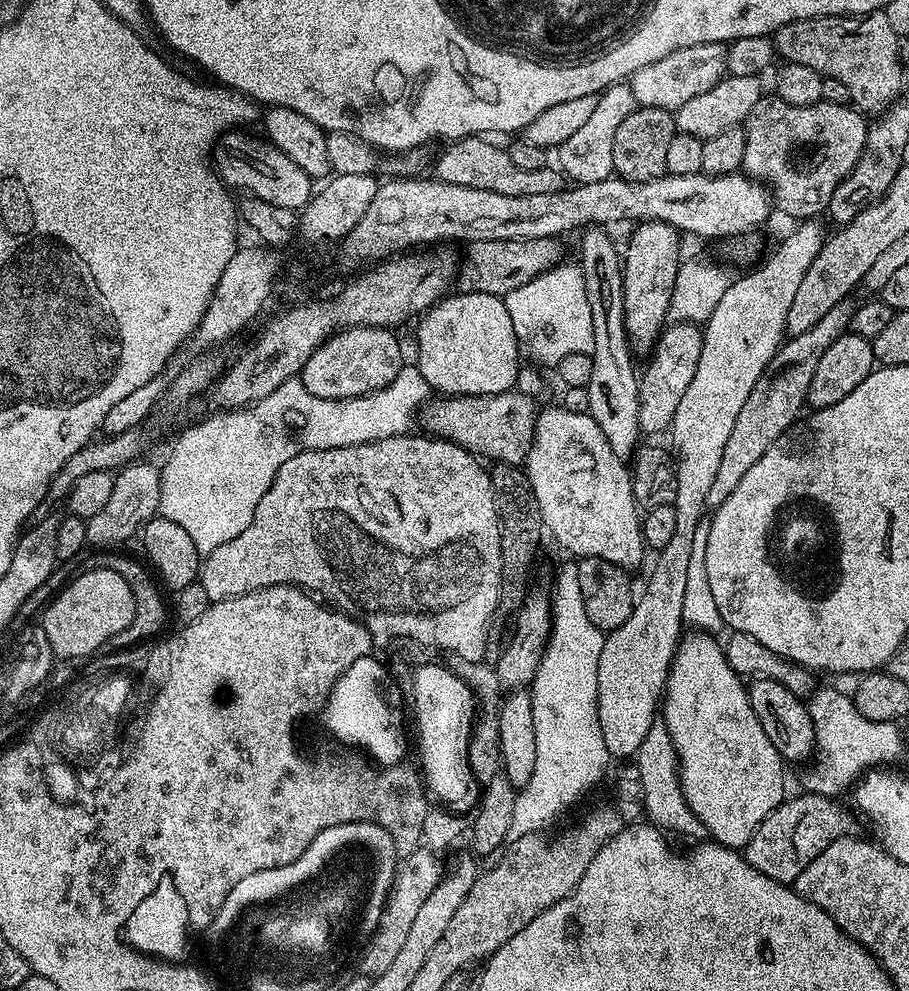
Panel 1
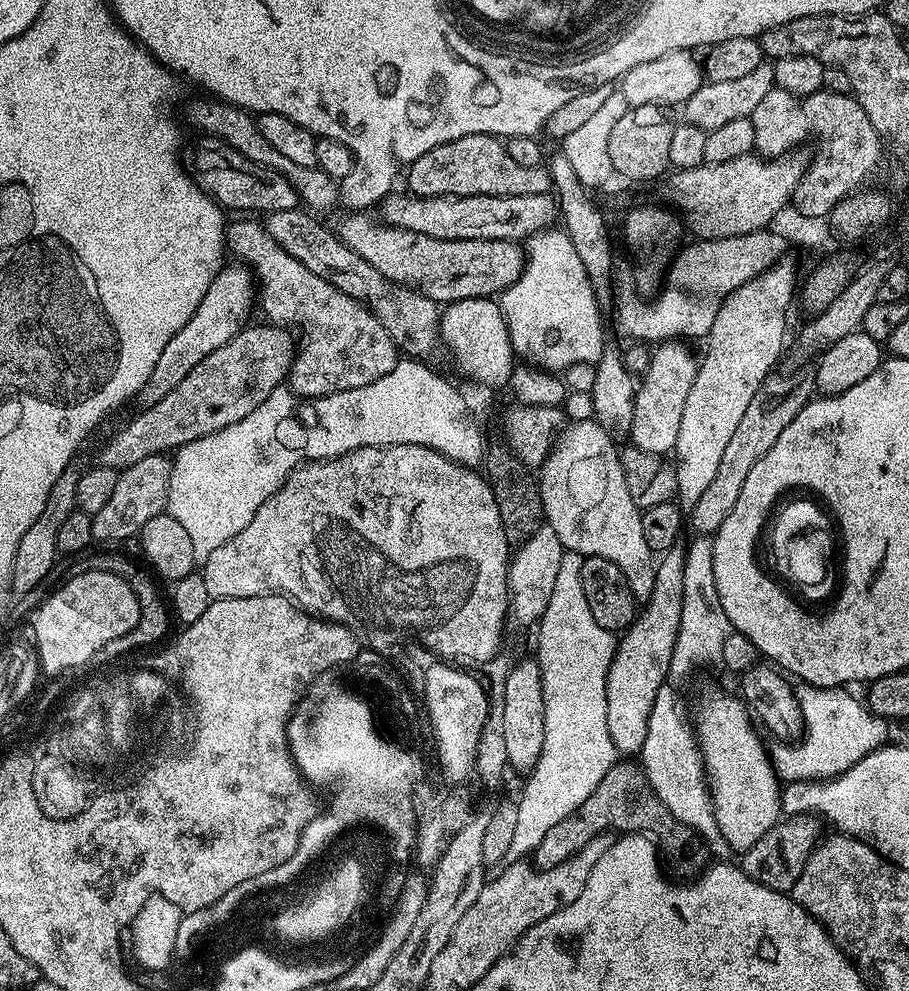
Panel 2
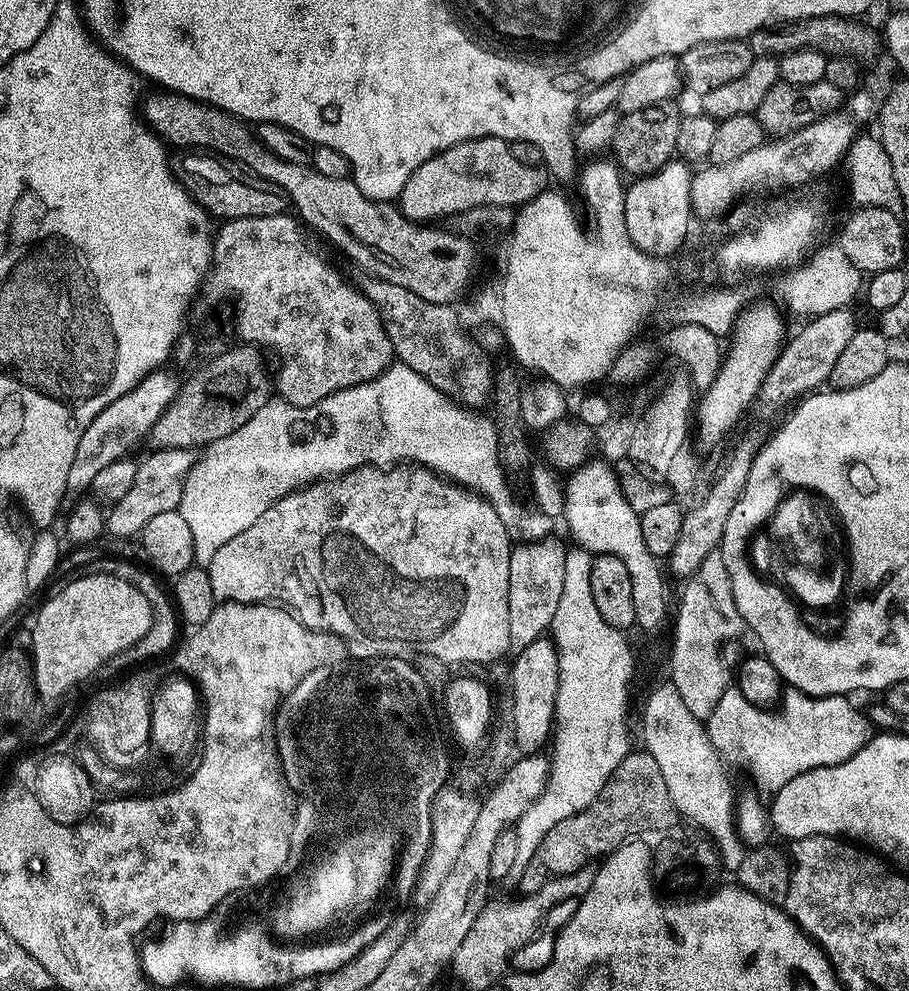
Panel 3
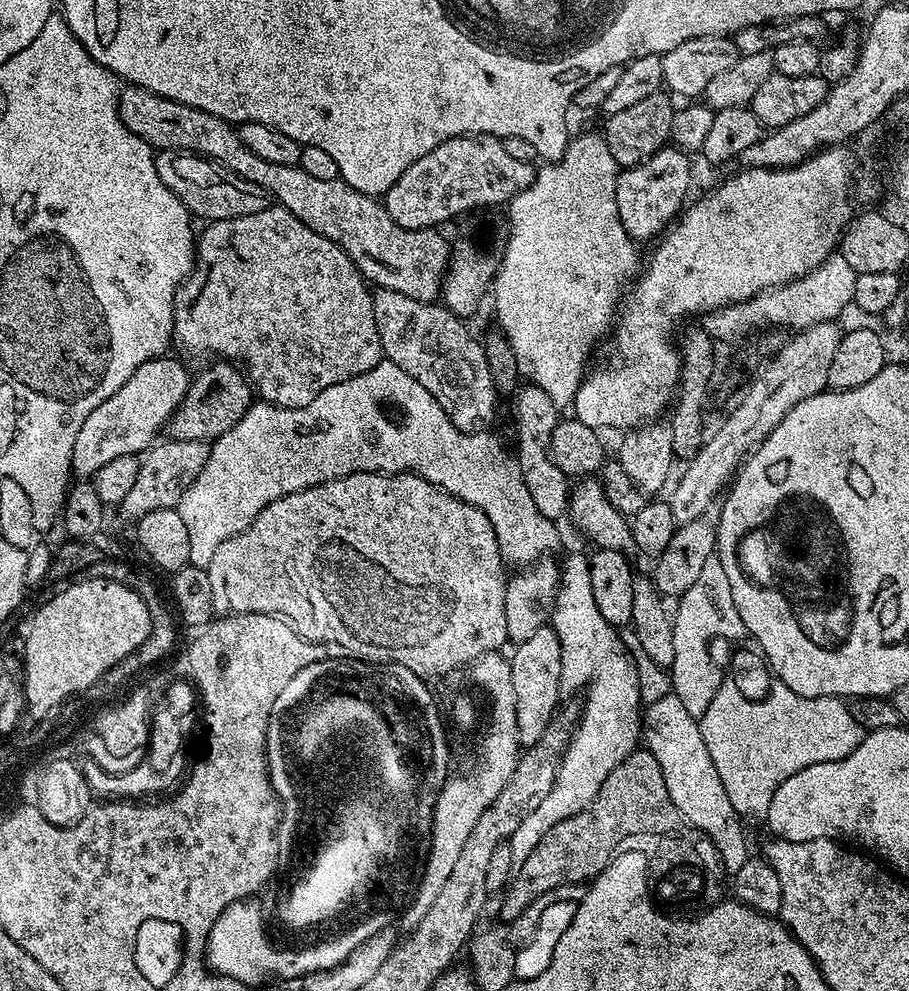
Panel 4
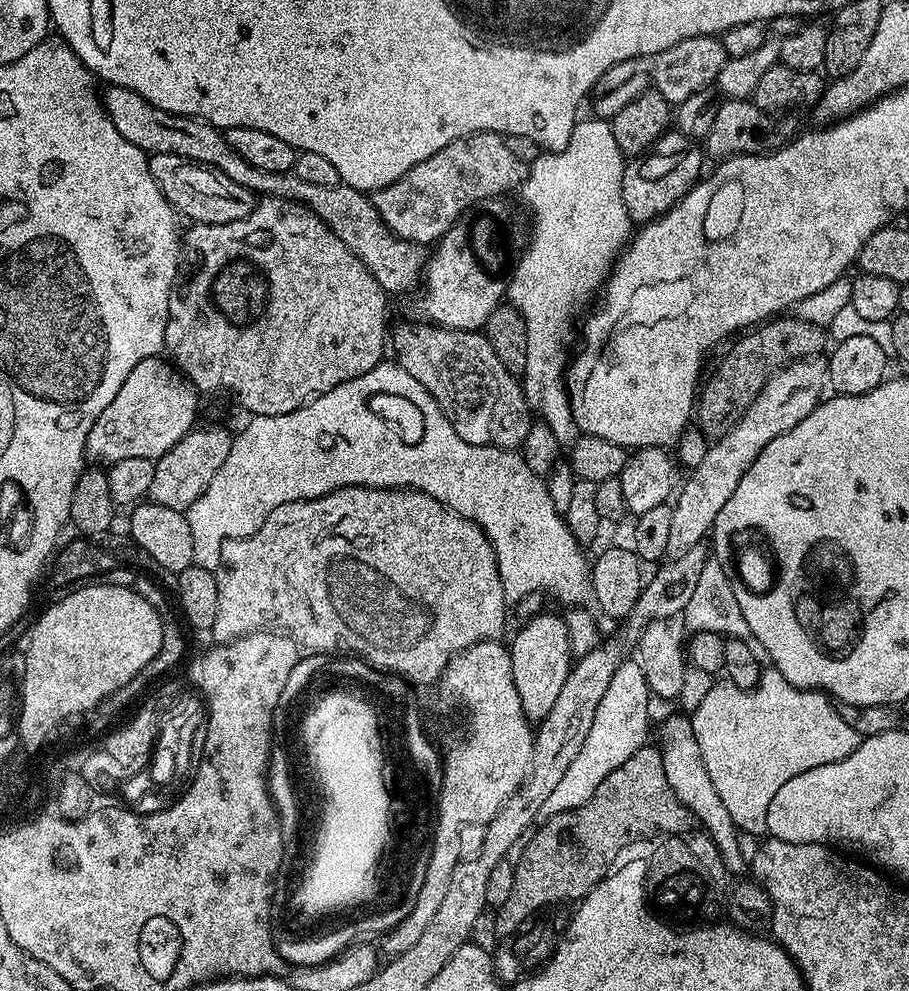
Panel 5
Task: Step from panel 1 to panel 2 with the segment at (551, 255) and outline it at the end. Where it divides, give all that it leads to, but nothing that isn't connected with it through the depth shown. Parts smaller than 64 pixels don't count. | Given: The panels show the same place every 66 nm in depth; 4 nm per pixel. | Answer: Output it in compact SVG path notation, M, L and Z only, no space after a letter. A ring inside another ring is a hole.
M352 210L338 227L340 240L362 254L378 274L405 288L415 288L441 306L462 299L486 299L506 291L524 273L526 252L514 240L443 240L414 230L393 228L364 210Z

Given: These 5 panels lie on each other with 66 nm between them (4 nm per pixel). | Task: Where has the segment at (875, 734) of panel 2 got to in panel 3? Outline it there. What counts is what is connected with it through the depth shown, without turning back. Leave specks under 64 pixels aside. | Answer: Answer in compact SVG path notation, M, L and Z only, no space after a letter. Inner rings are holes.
M730 686L718 698L718 704L708 717L706 727L714 747L725 750L733 744L737 754L748 763L747 769L750 772L760 772L764 780L790 782L790 778L798 778L798 774L846 762L868 743L868 720L850 701L848 696L807 696L806 693L788 686L782 692L782 707L778 711L772 711L755 708L753 704L746 702L746 698L742 698L736 687Z

